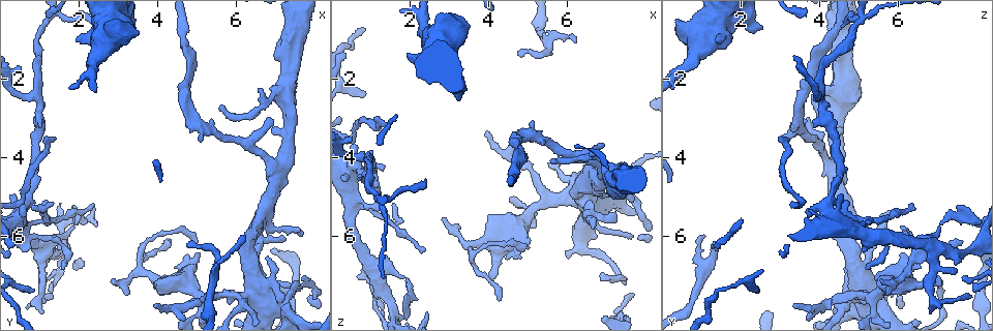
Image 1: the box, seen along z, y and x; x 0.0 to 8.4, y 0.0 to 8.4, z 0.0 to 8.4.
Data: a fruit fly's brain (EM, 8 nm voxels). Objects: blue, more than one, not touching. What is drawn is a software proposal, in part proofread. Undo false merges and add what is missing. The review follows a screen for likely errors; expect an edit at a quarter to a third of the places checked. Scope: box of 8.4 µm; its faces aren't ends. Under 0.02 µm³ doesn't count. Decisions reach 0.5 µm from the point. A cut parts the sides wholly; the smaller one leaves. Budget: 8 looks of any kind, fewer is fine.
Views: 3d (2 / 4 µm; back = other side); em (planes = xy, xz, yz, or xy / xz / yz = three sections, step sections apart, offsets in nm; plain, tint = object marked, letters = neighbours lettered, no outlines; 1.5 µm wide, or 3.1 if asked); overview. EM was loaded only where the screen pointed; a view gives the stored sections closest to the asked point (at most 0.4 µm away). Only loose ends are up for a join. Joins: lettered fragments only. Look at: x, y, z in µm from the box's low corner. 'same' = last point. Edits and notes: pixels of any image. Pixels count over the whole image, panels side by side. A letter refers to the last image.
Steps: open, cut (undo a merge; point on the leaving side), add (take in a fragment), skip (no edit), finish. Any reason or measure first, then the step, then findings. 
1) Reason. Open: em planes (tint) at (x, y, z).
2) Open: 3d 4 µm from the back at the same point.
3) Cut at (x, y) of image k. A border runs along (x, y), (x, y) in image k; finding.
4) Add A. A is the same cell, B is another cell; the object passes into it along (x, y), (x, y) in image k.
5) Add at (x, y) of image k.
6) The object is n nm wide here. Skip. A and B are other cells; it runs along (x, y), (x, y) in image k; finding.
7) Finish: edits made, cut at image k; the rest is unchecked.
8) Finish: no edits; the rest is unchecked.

Open: em planes (tint) at (3.60, 6.90, 6.20).

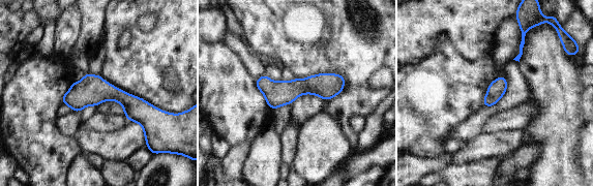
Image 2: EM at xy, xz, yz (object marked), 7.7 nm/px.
Open: em planes (letters) at the same point.

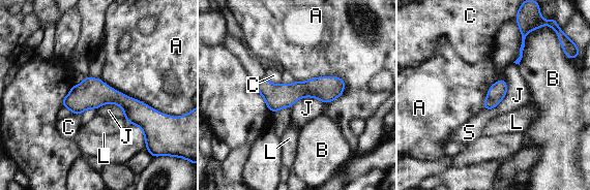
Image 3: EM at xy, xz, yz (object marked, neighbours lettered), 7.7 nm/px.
The longest contact is with A, 400 nm. Skip. A, B, C, J, L and S are other cells; it runs along (65, 100), (116, 97), (156, 116) in image 3; all the same neuron.

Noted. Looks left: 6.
Sharp bend. Open: em xz step 4 (tint) at (0.55, 5.15, 3.65).

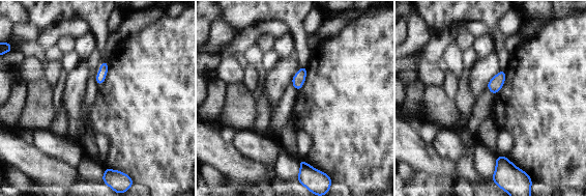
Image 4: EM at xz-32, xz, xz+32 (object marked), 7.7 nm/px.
Open: em planes (letters) at the same point.

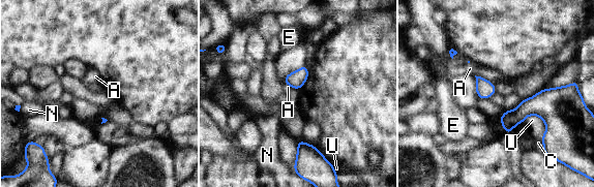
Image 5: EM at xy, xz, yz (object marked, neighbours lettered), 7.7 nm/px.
Skip. A, C, E, N and U are other cells; all the same neuron.

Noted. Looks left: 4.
Tapers out. Open: em yz step 8 (plain) at (4.75, 6.25, 1.40).

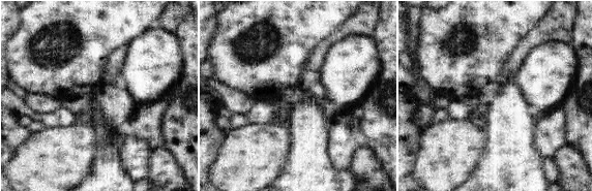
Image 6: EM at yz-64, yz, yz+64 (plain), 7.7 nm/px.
Open: em yz step 8 (letters) at the same point.

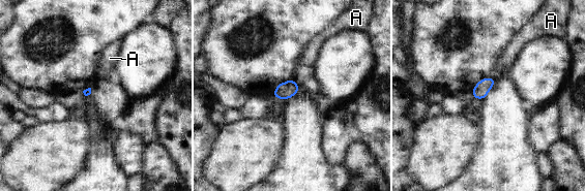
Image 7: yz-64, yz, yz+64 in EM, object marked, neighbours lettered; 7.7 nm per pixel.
Skip. A is another cell; none of them fits.

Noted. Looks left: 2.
Finish: no edits; the rest is unchecked.

